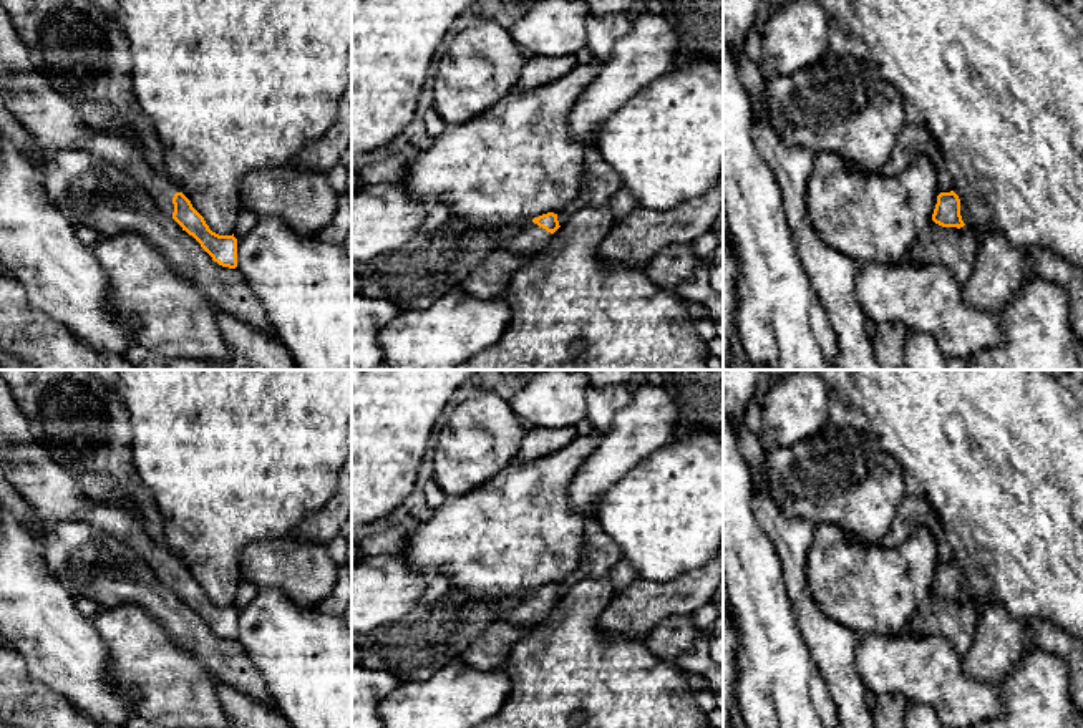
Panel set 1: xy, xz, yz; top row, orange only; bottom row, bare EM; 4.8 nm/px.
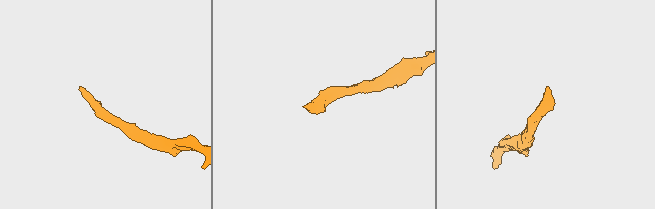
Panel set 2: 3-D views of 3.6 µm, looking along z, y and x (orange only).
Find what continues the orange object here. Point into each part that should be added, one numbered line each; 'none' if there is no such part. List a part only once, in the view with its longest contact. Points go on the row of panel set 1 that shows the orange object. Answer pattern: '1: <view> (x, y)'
1: xy (53, 121)

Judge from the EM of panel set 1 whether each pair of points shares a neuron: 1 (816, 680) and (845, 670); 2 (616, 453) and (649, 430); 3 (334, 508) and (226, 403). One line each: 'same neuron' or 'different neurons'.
1: different neurons
2: same neuron
3: different neurons

